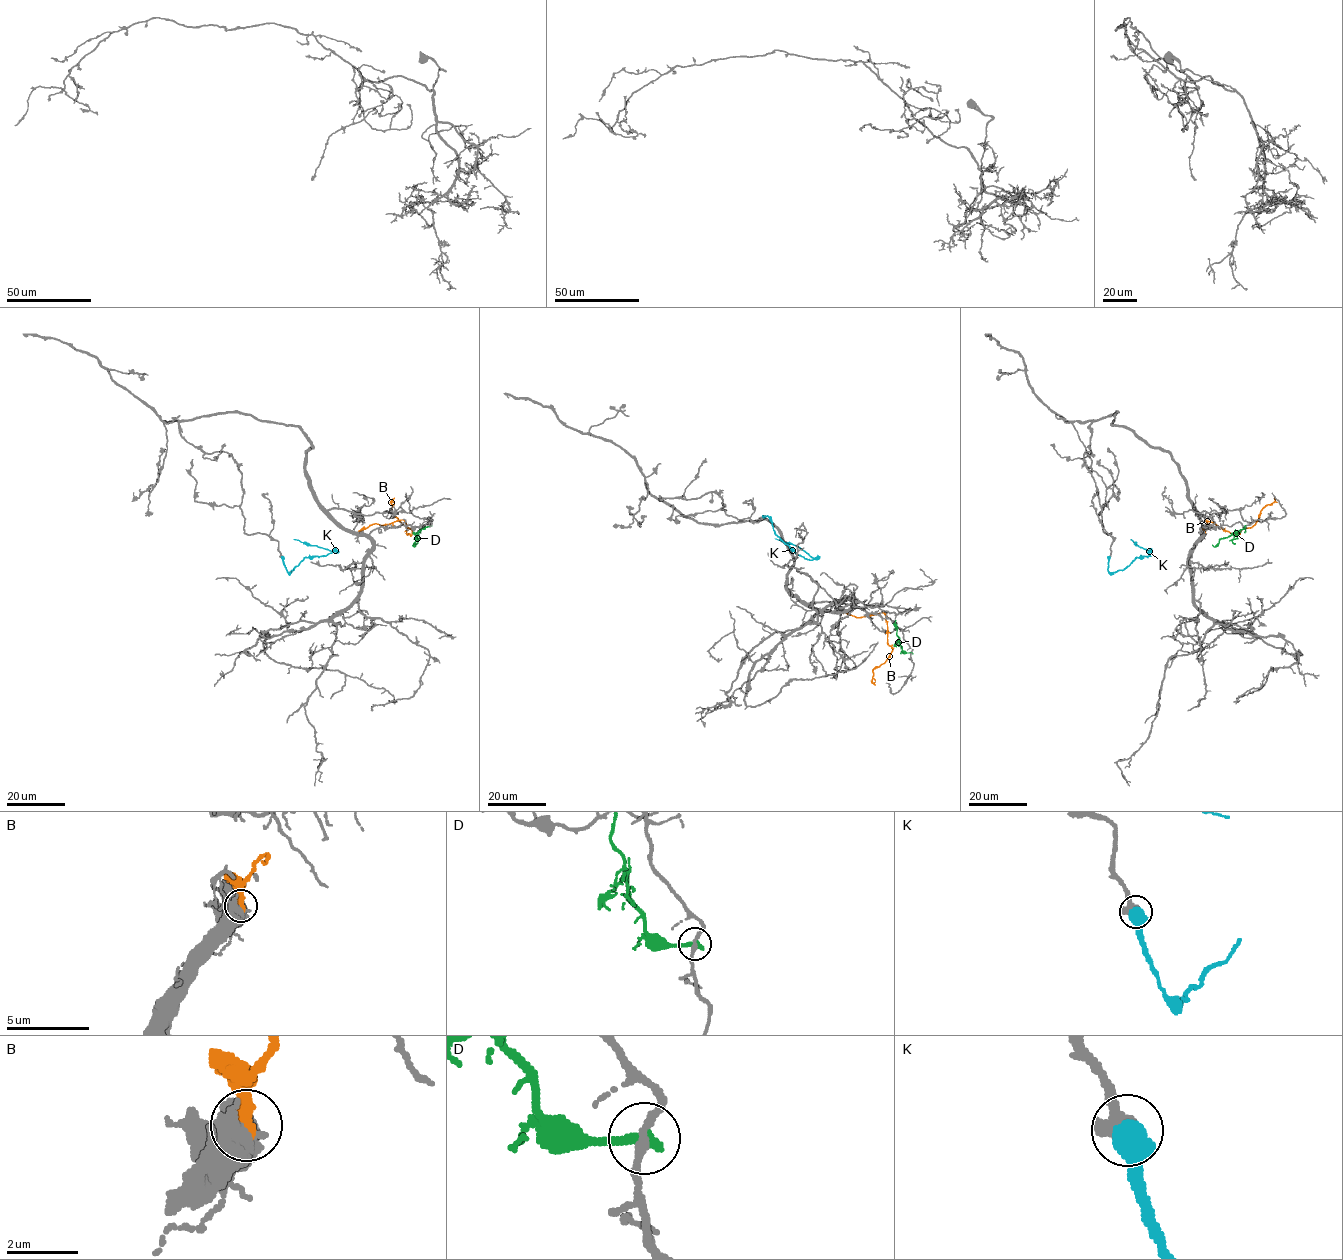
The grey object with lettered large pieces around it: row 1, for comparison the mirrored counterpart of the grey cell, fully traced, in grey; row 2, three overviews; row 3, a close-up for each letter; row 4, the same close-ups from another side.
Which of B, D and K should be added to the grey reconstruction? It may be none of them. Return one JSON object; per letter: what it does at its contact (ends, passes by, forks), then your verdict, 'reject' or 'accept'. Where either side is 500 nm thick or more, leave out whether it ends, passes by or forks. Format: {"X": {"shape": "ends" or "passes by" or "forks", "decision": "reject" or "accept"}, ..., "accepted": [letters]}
{"B": {"decision": "reject"}, "D": {"shape": "ends", "decision": "reject"}, "K": {"decision": "accept"}, "accepted": ["K"]}

